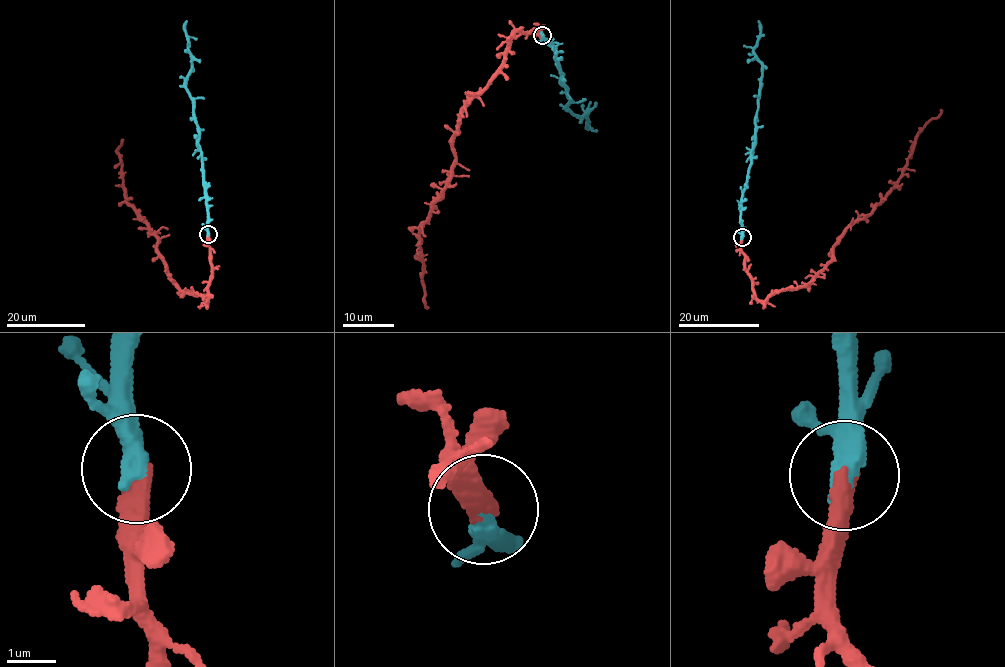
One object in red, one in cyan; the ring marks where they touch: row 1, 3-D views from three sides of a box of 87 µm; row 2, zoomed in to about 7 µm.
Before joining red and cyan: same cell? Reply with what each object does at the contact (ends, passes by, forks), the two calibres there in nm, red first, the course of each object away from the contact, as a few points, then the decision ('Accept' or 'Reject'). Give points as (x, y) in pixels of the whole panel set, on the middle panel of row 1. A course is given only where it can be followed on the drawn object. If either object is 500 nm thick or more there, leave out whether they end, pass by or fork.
Thickness 400 nm (red) against 500 nm. Course of red: (543, 36), (533, 27), (512, 34), (501, 65), (456, 129), (457, 160), (420, 233), (426, 308). Course of cyan: (543, 36), (557, 49), (561, 82), (572, 101), (567, 107), (581, 118), (585, 112), (586, 125), (592, 128). Accept

